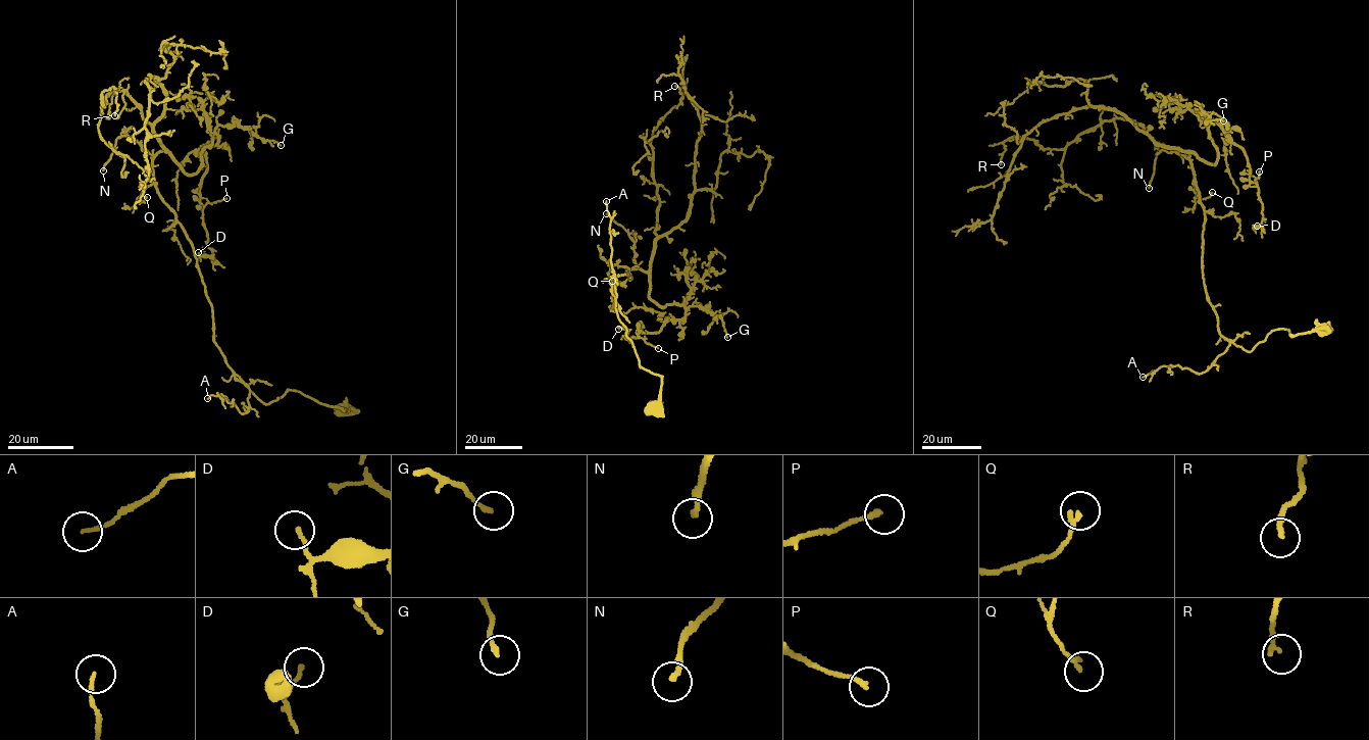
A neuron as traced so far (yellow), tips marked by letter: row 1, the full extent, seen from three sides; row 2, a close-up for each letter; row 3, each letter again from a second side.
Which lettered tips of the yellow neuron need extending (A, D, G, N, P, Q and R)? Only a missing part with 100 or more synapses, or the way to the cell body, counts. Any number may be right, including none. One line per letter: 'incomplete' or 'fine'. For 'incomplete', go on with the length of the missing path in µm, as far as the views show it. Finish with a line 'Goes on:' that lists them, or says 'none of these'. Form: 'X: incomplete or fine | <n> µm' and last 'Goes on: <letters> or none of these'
A: fine
D: fine
G: fine
N: fine
P: fine
Q: fine
R: fine
Goes on: none of these

